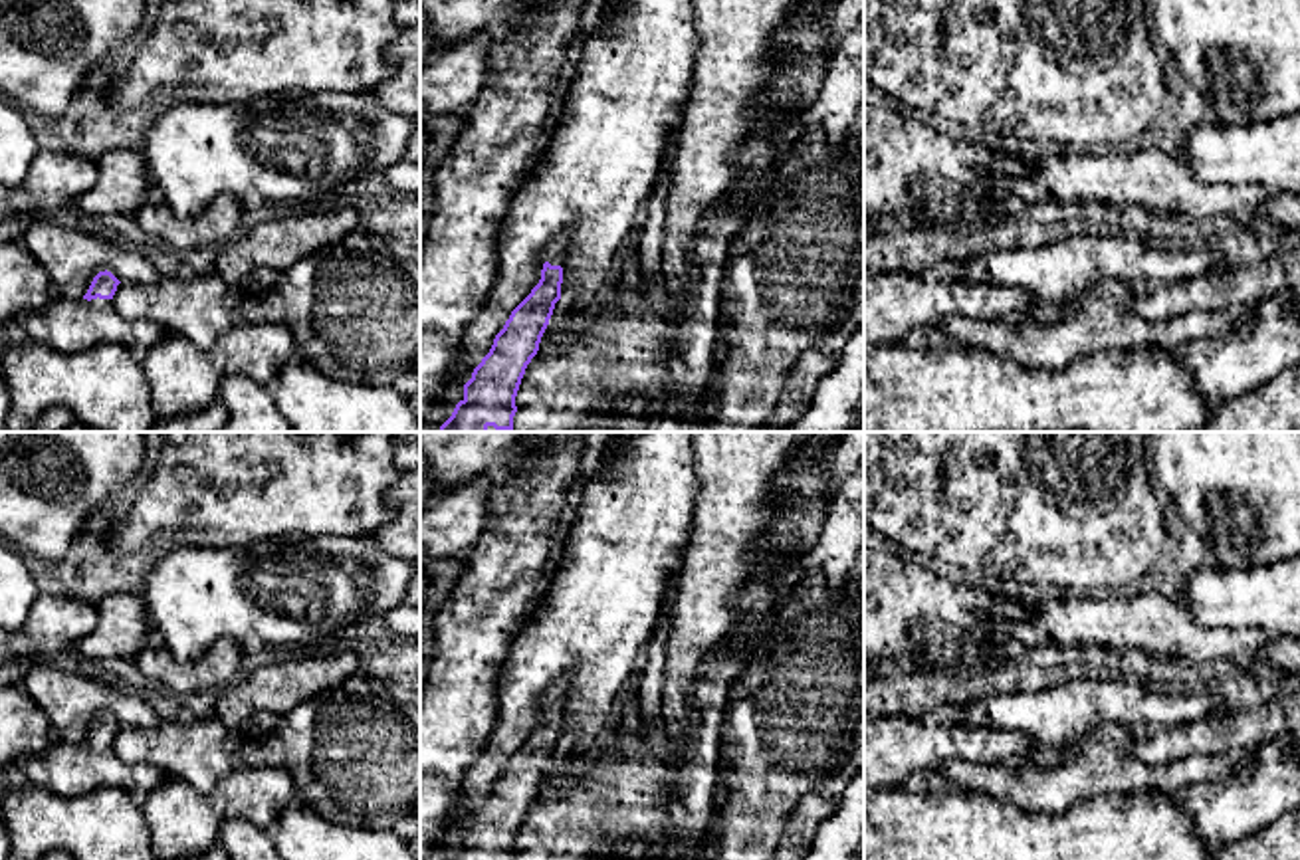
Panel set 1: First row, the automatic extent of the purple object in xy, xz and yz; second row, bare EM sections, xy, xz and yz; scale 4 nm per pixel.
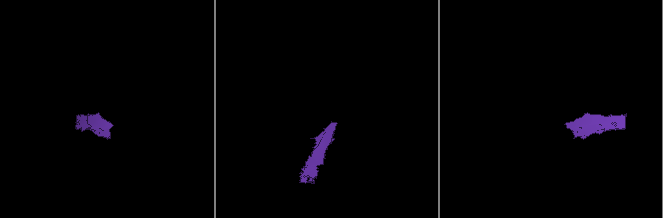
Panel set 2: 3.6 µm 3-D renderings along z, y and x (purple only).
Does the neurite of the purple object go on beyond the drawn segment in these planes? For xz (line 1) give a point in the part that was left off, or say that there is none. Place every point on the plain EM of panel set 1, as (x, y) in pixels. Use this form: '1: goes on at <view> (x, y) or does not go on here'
1: does not go on here

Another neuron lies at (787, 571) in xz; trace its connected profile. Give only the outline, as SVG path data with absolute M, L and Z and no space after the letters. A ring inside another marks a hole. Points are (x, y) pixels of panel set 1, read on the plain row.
M797 555L797 557L781 559L769 571L769 581L775 587L777 596L769 612L765 614L761 630L749 636L735 634L733 638L729 638L729 642L741 644L745 666L751 660L753 652L761 646L763 636L769 632L771 624L775 622L779 608L783 606L787 596L793 592L795 585L801 581L805 565L807 565L805 555Z

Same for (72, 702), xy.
M38 660L22 688L48 715L59 741L83 743L99 715L111 715L119 725L147 729L155 737L162 727L157 709L139 694L113 682L99 682Z

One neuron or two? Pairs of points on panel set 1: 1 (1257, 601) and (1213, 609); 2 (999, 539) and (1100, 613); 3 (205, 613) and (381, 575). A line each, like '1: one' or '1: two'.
1: one
2: two
3: one

